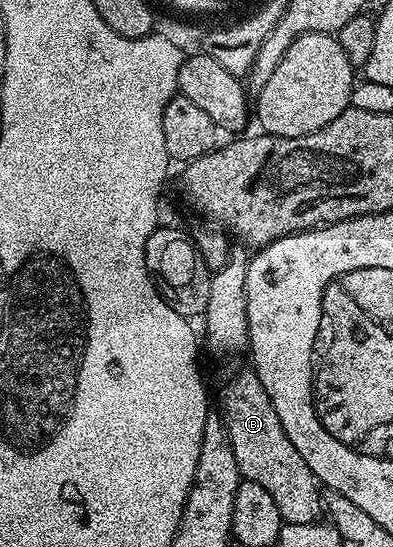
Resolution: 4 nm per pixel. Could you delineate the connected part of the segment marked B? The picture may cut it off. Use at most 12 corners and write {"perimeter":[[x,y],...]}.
{"perimeter":[[254,369],[224,385],[240,476],[284,523],[320,522],[319,478]]}

